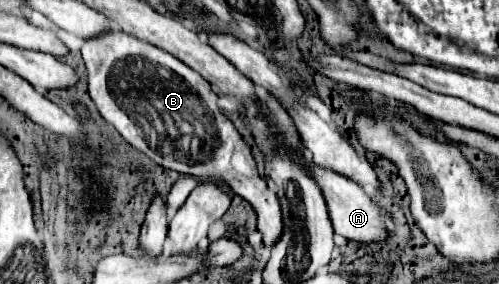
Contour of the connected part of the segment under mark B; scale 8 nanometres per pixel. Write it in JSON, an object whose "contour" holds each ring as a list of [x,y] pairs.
{"contour":[[[123,31],[85,41],[81,55],[89,69],[91,99],[101,117],[111,123],[131,147],[165,169],[203,181],[227,183],[235,195],[249,201],[255,209],[263,243],[271,245],[279,239],[283,221],[277,195],[269,187],[269,181],[259,175],[251,147],[219,109],[217,93],[199,73],[171,53],[151,47]]]}

